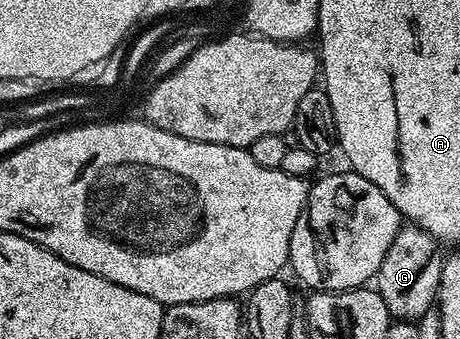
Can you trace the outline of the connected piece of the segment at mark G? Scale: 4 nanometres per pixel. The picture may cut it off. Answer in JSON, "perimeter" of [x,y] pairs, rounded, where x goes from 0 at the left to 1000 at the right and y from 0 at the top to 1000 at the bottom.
{"perimeter":[[[900,661],[870,664],[867,681],[854,696],[811,823],[813,853],[822,855],[828,885],[837,885],[837,909],[852,941],[909,944],[948,900],[963,776],[954,767],[937,773],[946,735],[946,705]]]}

